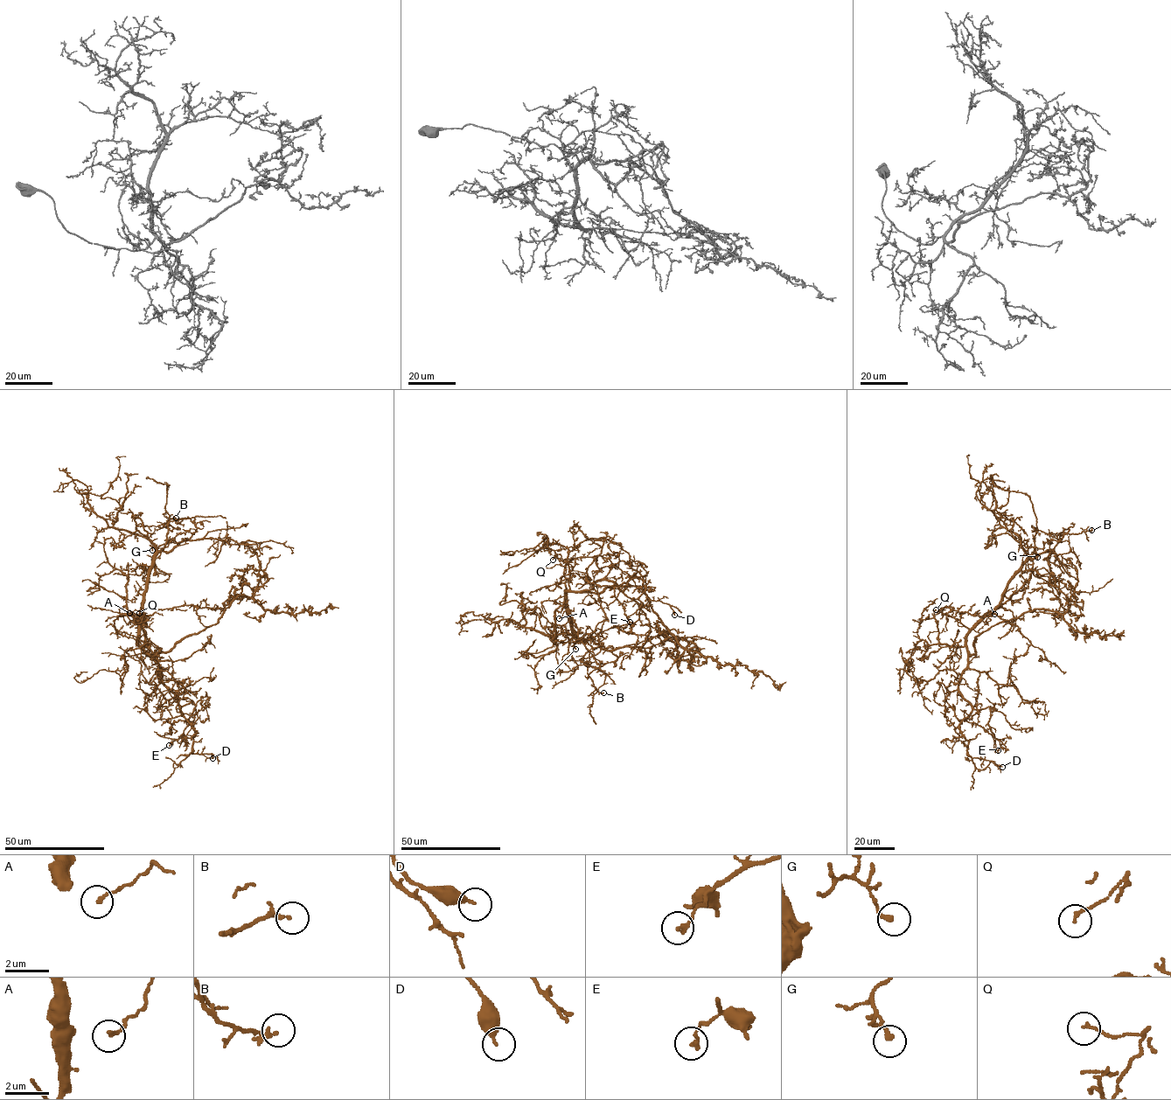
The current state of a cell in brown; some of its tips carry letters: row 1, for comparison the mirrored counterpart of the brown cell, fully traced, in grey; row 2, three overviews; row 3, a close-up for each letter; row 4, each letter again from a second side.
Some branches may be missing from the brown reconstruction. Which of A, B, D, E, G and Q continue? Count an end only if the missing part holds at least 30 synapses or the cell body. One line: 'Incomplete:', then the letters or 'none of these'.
Incomplete: none of these

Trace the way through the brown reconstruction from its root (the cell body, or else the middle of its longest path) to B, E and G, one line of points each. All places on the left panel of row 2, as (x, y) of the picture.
B: (142, 648), (138, 643), (136, 619), (150, 568), (167, 539), (168, 523), (170, 525), (163, 524), (176, 518)
E: (142, 648), (158, 665), (159, 679), (174, 694), (180, 706), (192, 701), (194, 705), (184, 733), (169, 745)
G: (142, 648), (138, 643), (136, 619), (144, 598), (149, 573), (161, 548), (152, 546), (152, 550)

